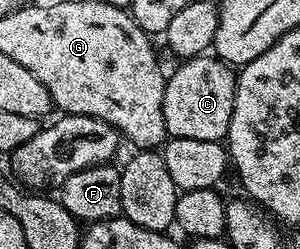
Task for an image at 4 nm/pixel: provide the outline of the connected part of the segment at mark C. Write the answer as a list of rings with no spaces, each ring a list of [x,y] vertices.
[[[210,54],[198,55],[178,64],[175,72],[166,76],[163,84],[163,116],[168,136],[194,137],[197,141],[226,140],[229,121],[233,117],[233,97],[235,96],[236,72],[218,57]]]

